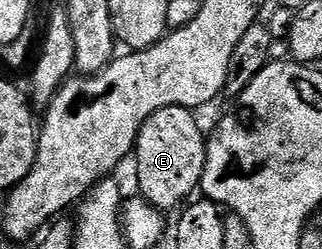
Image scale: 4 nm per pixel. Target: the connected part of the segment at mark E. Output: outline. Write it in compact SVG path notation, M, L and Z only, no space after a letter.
M187 106L163 108L142 124L137 137L137 186L141 189L138 191L140 197L162 212L169 212L172 206L180 207L186 200L192 199L201 184L205 171L207 134L201 131L193 114L196 113Z

